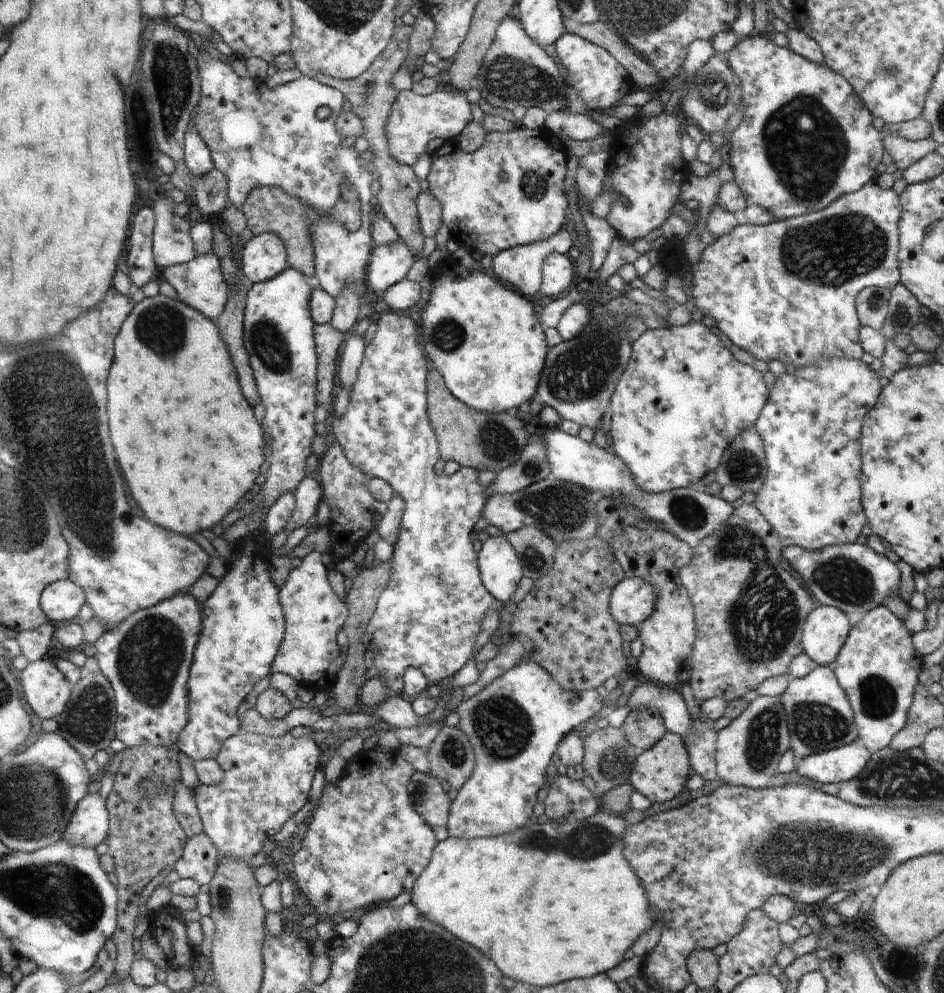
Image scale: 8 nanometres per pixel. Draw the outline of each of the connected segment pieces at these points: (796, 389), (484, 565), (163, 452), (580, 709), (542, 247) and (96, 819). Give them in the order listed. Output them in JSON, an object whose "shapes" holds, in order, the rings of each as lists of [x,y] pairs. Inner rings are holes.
{"shapes":[[[[823,358],[817,361],[816,365],[804,369],[788,370],[781,378],[776,379],[774,387],[771,388],[771,396],[767,398],[767,405],[760,413],[759,421],[756,422],[755,429],[763,438],[763,445],[766,450],[767,476],[762,486],[757,490],[756,500],[753,505],[763,512],[772,528],[779,534],[783,548],[787,546],[797,546],[806,550],[823,549],[825,546],[842,543],[855,543],[856,536],[860,534],[862,528],[866,528],[865,510],[860,504],[860,426],[868,411],[878,402],[880,394],[880,378],[877,372],[872,372],[870,365],[866,366],[862,360],[831,359]]],[[[501,535],[489,537],[479,554],[479,567],[483,585],[501,603],[514,599],[516,589],[523,580],[522,559],[508,539]]],[[[160,293],[155,297],[146,297],[136,305],[134,312],[124,323],[117,338],[116,352],[115,365],[111,368],[111,377],[109,378],[112,438],[116,442],[116,450],[120,454],[120,464],[124,468],[124,472],[126,472],[126,478],[130,482],[132,494],[136,496],[140,506],[144,508],[146,516],[152,522],[156,522],[156,524],[160,524],[160,526],[164,526],[168,530],[174,530],[174,532],[184,534],[184,536],[190,536],[190,534],[200,532],[204,528],[212,528],[208,524],[220,522],[236,506],[236,500],[254,484],[254,480],[260,474],[260,466],[264,462],[262,426],[256,422],[250,404],[240,396],[240,384],[238,384],[238,378],[236,378],[236,370],[234,370],[232,358],[226,352],[226,346],[224,346],[224,342],[220,338],[219,327],[214,325],[207,315],[203,315],[178,298],[170,298]],[[210,388],[214,388],[212,396],[216,394],[218,402],[212,408],[202,408],[202,404],[208,404],[208,390]]],[[[527,658],[519,665],[516,665],[508,672],[505,672],[502,676],[494,679],[475,696],[462,701],[455,712],[457,712],[460,717],[458,727],[466,734],[472,745],[475,754],[475,767],[470,778],[458,789],[458,795],[456,796],[455,801],[452,802],[451,812],[447,818],[447,826],[450,837],[473,839],[497,837],[501,834],[514,831],[517,828],[524,828],[524,824],[528,822],[528,818],[530,818],[530,814],[532,814],[532,810],[534,810],[536,792],[538,792],[538,790],[544,786],[544,782],[546,782],[546,768],[548,768],[548,764],[552,762],[552,756],[554,756],[556,748],[559,748],[558,742],[562,742],[564,736],[566,736],[570,730],[574,731],[574,728],[576,728],[578,724],[582,724],[582,722],[586,723],[588,718],[598,718],[600,715],[604,714],[605,707],[603,698],[597,690],[586,689],[580,691],[579,694],[576,691],[569,691],[568,689],[561,687],[559,682],[556,682],[556,678],[553,678],[552,674],[546,669]]],[[[561,230],[554,237],[531,243],[516,245],[493,256],[490,268],[498,278],[516,287],[522,294],[534,296],[541,287],[541,270],[552,253],[566,254],[574,246],[570,233]]],[[[98,792],[90,793],[79,804],[63,840],[77,847],[104,844],[111,837],[111,811]]]]}

